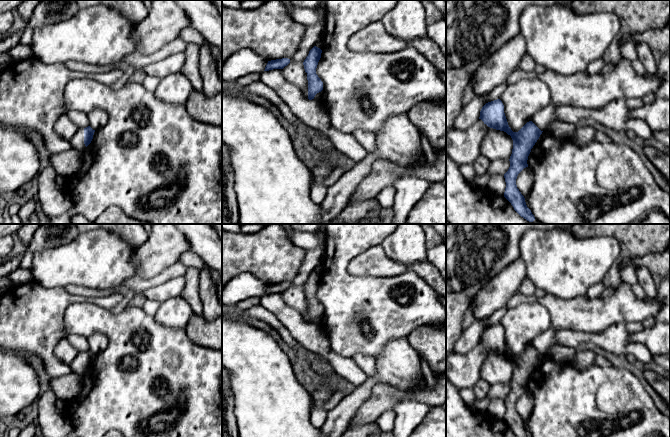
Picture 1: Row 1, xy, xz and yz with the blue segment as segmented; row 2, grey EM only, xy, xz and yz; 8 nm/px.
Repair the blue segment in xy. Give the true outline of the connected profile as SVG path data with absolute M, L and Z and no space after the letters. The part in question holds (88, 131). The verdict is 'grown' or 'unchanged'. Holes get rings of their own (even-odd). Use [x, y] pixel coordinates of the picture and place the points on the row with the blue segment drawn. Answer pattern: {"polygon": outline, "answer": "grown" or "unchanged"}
{"polygon": "M90 126L78 129L69 141L71 147L78 150L80 153L83 153L86 147L91 143L94 132L95 130L93 130Z", "answer": "grown"}

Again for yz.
{"polygon": "M500 99L486 103L480 111L479 119L488 127L504 131L511 136L513 149L509 159L510 167L504 174L506 182L504 197L521 217L533 222L535 217L527 207L524 196L517 188L516 179L518 174L528 167L528 156L543 131L532 121L529 121L518 132L513 132L508 125L504 105Z", "answer": "unchanged"}

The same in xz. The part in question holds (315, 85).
{"polygon": "M314 46L303 62L307 74L308 86L304 90L304 97L312 100L315 95L323 90L323 82L316 74L316 68L321 58L322 50Z", "answer": "grown"}

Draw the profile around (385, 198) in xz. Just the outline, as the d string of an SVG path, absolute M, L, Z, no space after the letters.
M393 186L384 187L376 196L380 208L393 207L396 190Z

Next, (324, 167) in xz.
M321 159L313 170L314 186L311 188L311 199L317 204L321 204L327 194L328 186L324 181L333 172L336 162L333 160Z

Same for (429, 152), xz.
M421 136L421 145L422 145L422 150L424 152L426 160L430 164L434 164L436 160L435 151L432 148L431 144L429 143L428 139L424 136Z

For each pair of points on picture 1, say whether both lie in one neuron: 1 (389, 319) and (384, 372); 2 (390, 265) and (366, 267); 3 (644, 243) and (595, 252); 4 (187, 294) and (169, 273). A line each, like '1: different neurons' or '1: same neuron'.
1: different neurons
2: same neuron
3: different neurons
4: different neurons

